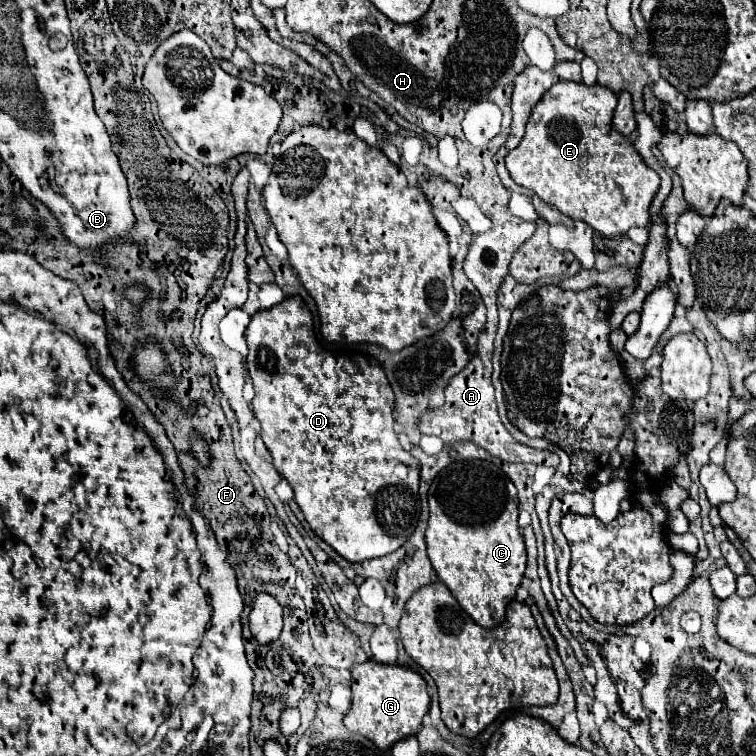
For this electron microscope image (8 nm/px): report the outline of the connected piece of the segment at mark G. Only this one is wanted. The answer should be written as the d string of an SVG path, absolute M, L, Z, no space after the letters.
M365 661L353 665L351 669L351 711L345 715L343 723L351 733L359 733L375 743L377 749L385 751L393 743L415 735L421 727L421 719L429 709L429 693L425 679L401 665L381 665L375 661Z

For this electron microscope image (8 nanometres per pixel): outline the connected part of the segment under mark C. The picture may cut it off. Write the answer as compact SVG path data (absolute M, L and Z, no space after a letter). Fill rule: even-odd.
M455 461L445 467L429 489L429 523L425 531L427 555L439 579L449 587L459 605L485 629L497 627L505 619L505 607L515 599L515 591L523 579L527 551L521 529L517 525L517 489L511 479L489 461Z

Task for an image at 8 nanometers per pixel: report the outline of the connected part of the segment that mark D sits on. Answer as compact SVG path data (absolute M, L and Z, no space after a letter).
M299 295L285 297L283 303L271 307L271 309L265 309L265 311L257 311L251 317L251 323L245 331L245 341L247 341L247 347L249 347L245 367L247 367L247 373L249 373L249 377L253 381L253 389L255 389L255 397L251 401L251 407L253 407L253 415L261 423L261 439L263 439L265 447L269 449L269 453L273 457L275 469L293 487L295 501L297 501L299 509L303 511L305 521L309 523L311 531L317 537L321 537L327 545L331 545L343 559L353 561L353 563L383 557L383 555L389 555L389 553L397 551L413 535L413 531L417 527L417 521L419 521L419 513L421 513L421 507L419 507L419 471L421 471L421 465L411 453L407 453L401 447L401 443L399 443L399 439L393 431L393 415L391 415L393 391L391 391L391 385L385 377L385 371L381 369L377 359L371 357L371 355L363 355L359 351L349 351L347 357L345 357L345 355L335 355L335 353L323 349L319 345L317 337L315 337L313 315L305 307L305 303Z

